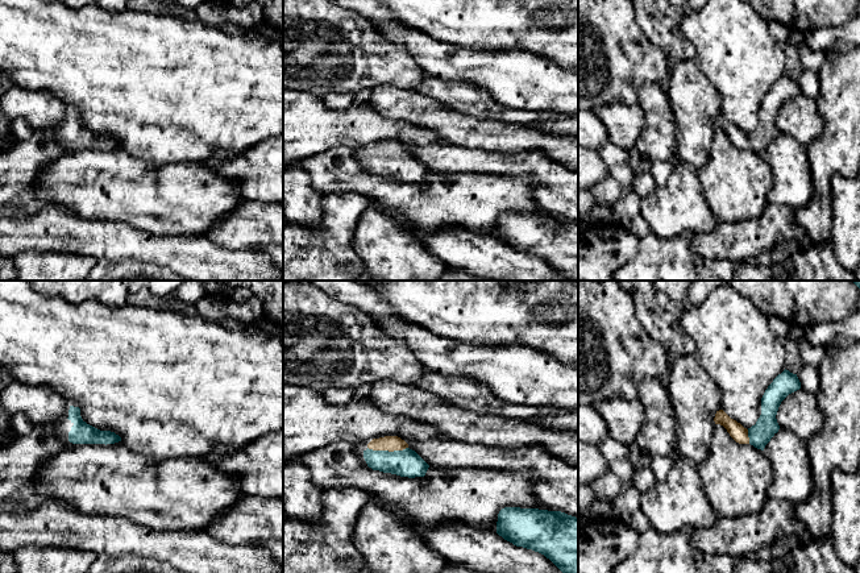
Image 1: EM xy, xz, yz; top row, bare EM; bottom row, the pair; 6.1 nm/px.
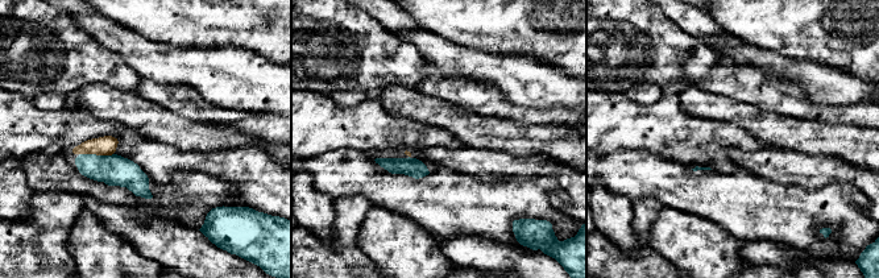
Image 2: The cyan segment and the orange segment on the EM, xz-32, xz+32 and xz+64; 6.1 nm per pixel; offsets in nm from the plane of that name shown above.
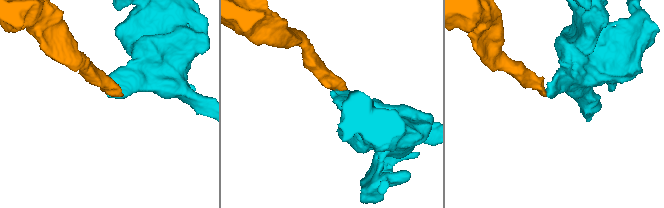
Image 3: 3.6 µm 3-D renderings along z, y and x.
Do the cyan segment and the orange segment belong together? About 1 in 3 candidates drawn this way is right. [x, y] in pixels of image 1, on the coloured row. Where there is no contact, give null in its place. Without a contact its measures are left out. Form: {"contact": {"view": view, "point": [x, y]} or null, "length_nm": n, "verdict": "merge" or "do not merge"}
{"contact": {"view": "xz", "point": [387, 451]}, "length_nm": 240, "verdict": "merge"}

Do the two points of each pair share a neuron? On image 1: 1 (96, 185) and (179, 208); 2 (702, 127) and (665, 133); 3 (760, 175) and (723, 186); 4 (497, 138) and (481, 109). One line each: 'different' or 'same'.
1: same
2: different
3: same
4: different

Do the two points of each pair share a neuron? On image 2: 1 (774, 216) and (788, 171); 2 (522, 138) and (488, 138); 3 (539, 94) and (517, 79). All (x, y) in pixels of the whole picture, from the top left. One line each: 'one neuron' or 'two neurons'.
1: two neurons
2: one neuron
3: one neuron

